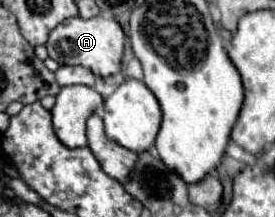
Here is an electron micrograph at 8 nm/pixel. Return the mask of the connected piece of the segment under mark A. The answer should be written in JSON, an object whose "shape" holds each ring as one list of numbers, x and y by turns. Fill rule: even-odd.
{"shape":[[93,16,89,20,85,18,69,18,59,28,55,28,49,34,47,40,47,50,53,60,59,64,71,64,71,66,85,66,91,72,95,72,101,78,107,78,111,74,117,74,121,70,121,60,123,60,123,50,125,50,125,34,123,28,119,26,117,20,107,20,103,16]]}

